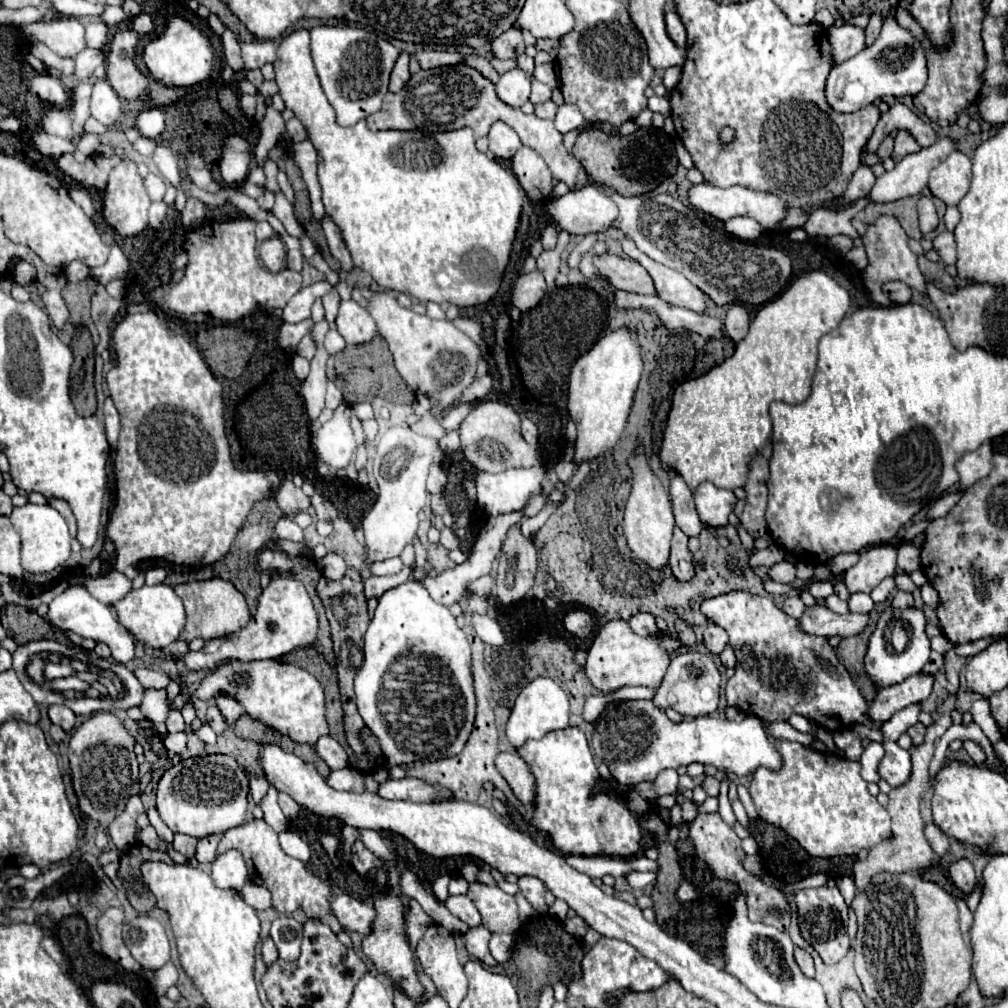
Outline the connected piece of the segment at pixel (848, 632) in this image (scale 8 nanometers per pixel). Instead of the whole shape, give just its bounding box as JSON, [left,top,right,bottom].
[800,606,868,636]

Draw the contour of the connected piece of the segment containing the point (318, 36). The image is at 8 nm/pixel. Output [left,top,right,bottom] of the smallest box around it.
[310,26,398,126]

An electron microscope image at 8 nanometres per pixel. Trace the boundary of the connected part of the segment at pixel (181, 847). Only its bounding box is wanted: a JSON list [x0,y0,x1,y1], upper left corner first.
[172,834,198,856]

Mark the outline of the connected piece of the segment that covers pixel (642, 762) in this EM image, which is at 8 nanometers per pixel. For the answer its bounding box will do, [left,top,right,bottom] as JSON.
[594,700,784,786]

